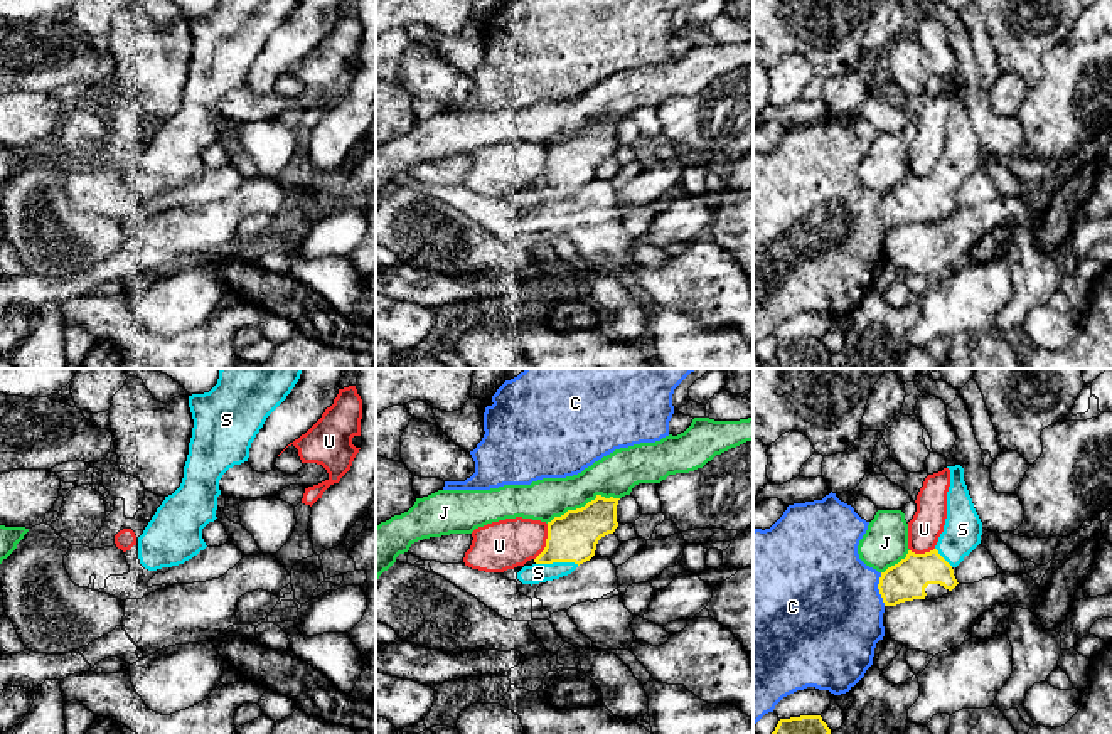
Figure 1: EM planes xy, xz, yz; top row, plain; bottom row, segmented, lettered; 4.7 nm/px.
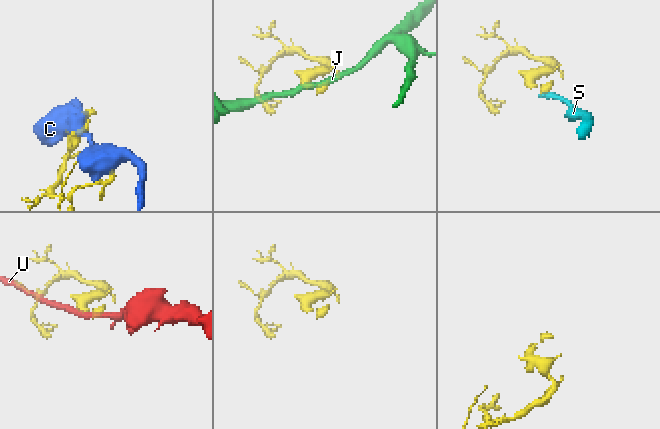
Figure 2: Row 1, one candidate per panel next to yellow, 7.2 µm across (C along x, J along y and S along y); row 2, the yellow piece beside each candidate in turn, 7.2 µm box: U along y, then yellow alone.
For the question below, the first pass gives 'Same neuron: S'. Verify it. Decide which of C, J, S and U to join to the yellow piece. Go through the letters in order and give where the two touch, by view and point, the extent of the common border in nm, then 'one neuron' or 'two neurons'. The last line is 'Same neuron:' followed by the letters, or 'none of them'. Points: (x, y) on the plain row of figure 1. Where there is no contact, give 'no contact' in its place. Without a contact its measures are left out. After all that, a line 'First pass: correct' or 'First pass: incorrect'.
C: yz (878, 211) | 160 nm | two neurons
J: xz (582, 130) | 380 nm | two neurons
S: xz (558, 184) | 200 nm | one neuron
U: xz (546, 165) | 190 nm | two neurons
Same neuron: S
First pass: correct

